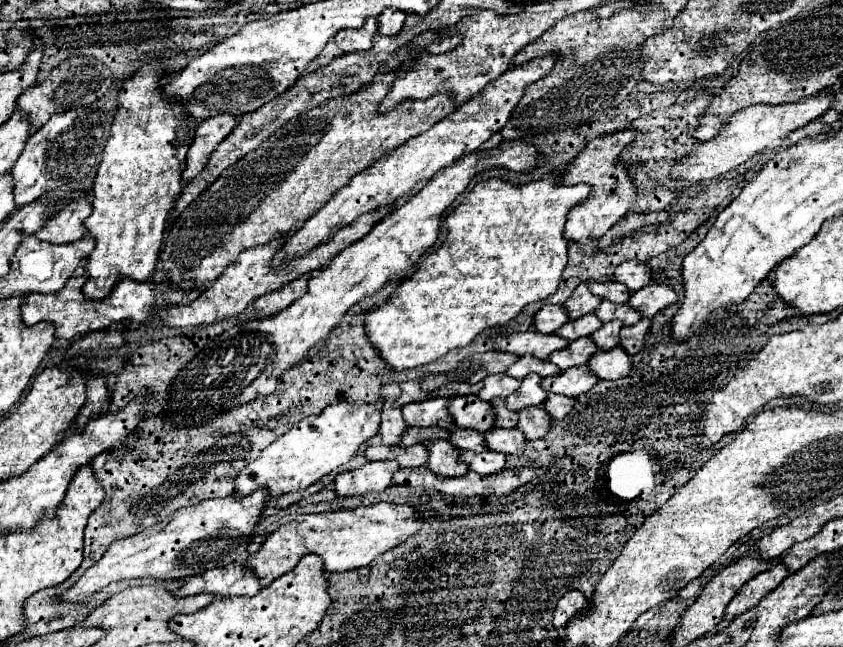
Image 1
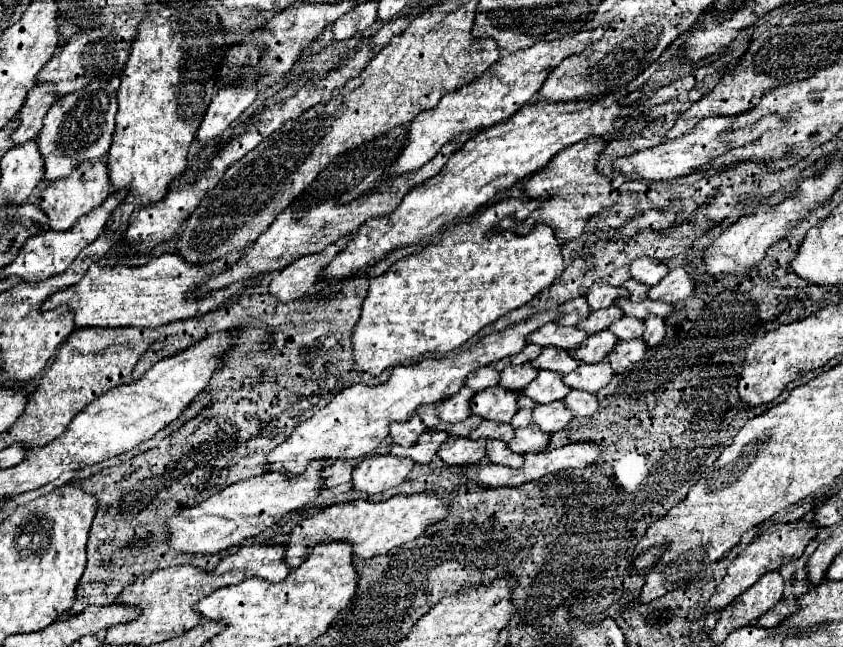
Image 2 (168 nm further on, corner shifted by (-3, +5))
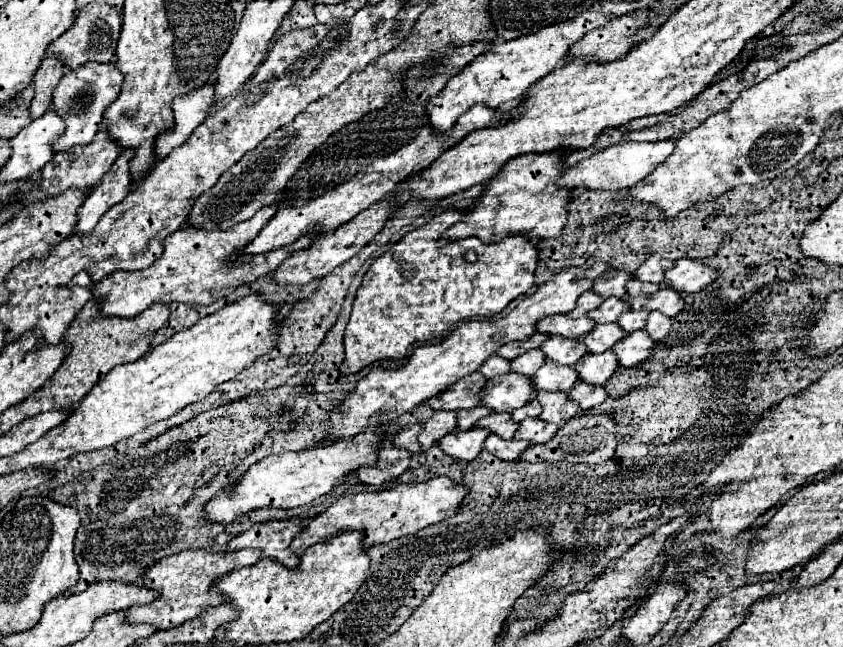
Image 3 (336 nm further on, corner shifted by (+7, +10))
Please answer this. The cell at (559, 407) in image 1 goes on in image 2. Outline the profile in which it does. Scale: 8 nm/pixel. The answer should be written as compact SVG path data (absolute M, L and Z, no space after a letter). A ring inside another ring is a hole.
M571 391L563 403L571 409L571 413L575 413L575 417L589 417L597 409L597 397L587 391Z

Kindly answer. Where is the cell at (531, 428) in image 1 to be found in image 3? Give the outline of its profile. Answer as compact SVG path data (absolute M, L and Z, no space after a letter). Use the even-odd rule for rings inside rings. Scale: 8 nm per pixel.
M539 392L537 400L543 406L543 414L539 418L545 422L563 426L569 418L579 414L579 404L575 400L569 400L567 392Z

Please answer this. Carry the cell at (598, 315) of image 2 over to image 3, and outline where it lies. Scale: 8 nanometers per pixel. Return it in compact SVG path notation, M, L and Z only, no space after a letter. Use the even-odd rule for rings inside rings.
M607 298L599 308L595 308L595 310L591 310L587 316L591 318L591 320L595 320L595 322L617 322L619 320L619 316L623 314L623 312L629 312L631 310L631 304L625 304L625 300L621 300L621 298Z

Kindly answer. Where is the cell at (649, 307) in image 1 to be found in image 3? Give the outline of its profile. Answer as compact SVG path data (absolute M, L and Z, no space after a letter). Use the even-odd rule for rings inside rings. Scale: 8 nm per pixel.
M681 258L675 262L671 270L665 272L667 286L675 288L677 292L701 292L707 288L715 278L719 278L719 272L701 260Z

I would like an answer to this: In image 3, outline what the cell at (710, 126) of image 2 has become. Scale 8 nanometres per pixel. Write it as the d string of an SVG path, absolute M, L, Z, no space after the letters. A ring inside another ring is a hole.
M621 140L617 144L611 144L591 158L579 160L575 166L565 168L561 172L561 184L563 188L587 188L587 190L625 190L641 182L649 172L653 172L659 164L665 162L665 158L673 152L675 140L663 140L663 142L631 142Z

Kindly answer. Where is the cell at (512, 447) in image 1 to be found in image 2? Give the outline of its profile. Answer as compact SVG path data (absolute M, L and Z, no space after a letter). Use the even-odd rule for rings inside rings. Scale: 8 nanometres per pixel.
M531 423L527 427L515 429L515 435L507 445L511 447L511 451L525 455L525 453L543 451L547 447L547 443L549 443L549 435L543 433L535 423Z

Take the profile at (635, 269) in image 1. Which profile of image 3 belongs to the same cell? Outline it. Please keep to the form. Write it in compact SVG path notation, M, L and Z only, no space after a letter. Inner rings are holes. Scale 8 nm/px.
M651 254L635 272L637 280L643 282L653 282L653 284L663 284L665 282L665 270L673 268L671 260L661 258L659 254Z

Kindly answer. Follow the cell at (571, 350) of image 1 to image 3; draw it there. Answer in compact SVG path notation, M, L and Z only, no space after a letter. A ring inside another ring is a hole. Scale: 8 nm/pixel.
M597 324L593 332L589 332L583 342L591 354L601 354L605 350L611 350L613 344L625 338L625 330L619 328L619 324Z

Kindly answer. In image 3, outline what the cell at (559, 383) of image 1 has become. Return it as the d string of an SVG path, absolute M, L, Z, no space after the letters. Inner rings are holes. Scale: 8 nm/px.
M607 350L603 354L585 354L577 364L575 370L579 372L579 378L587 384L605 384L615 370L619 368L617 358L613 356L613 350Z

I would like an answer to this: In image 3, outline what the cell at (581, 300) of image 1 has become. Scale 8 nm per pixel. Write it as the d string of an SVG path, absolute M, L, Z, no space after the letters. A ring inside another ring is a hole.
M611 270L605 276L597 278L593 284L593 290L601 296L601 298L609 298L609 296L617 296L623 298L627 294L627 282L633 278L633 274L623 272L623 270Z

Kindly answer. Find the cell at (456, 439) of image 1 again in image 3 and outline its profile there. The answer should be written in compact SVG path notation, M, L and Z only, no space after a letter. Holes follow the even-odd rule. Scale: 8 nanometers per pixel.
M495 412L495 414L489 414L489 416L481 418L475 426L491 430L493 434L501 436L503 440L511 440L513 434L515 434L517 428L519 428L519 424L513 422L513 418L511 418L509 412Z

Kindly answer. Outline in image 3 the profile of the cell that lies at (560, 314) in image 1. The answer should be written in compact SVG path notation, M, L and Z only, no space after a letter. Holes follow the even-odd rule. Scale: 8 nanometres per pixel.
M589 290L589 292L585 292L585 294L577 300L577 308L575 308L569 316L571 316L571 318L579 318L579 316L583 316L583 314L591 312L593 308L597 308L601 302L603 302L603 298L595 296L595 292L593 292L593 290Z

